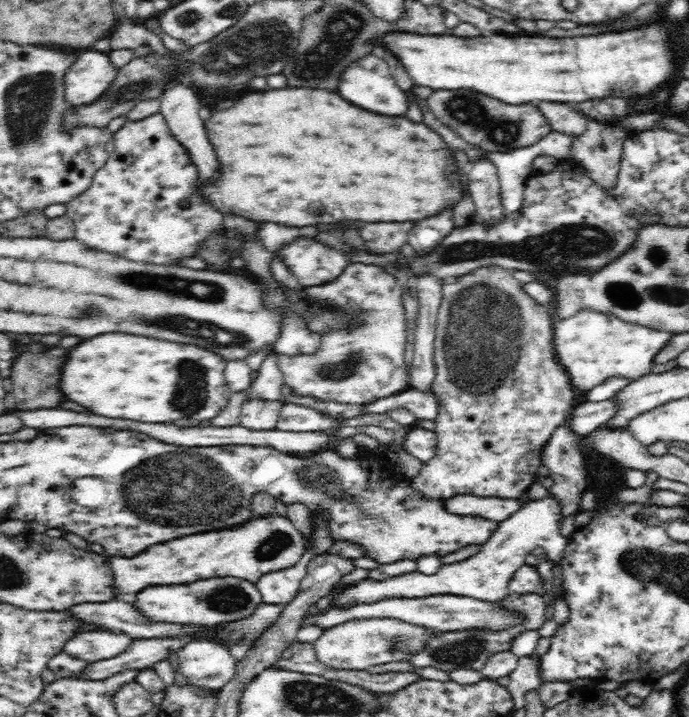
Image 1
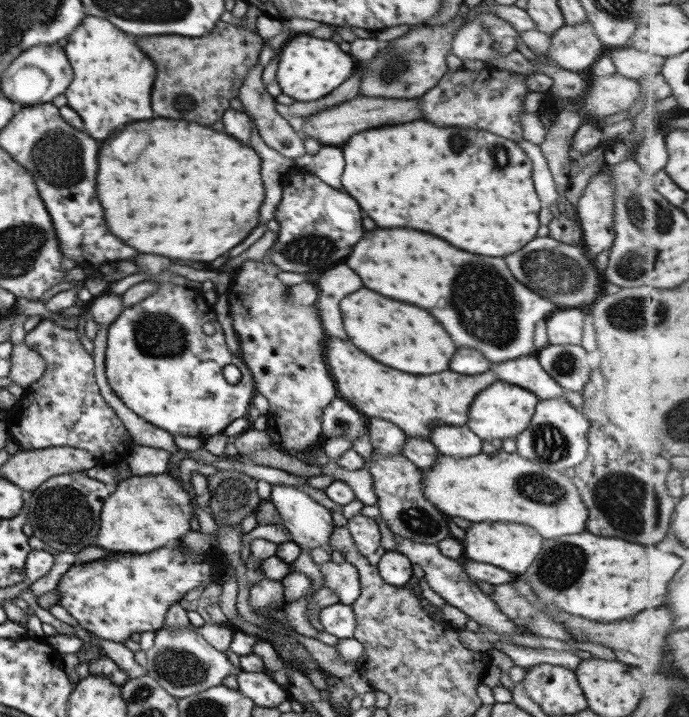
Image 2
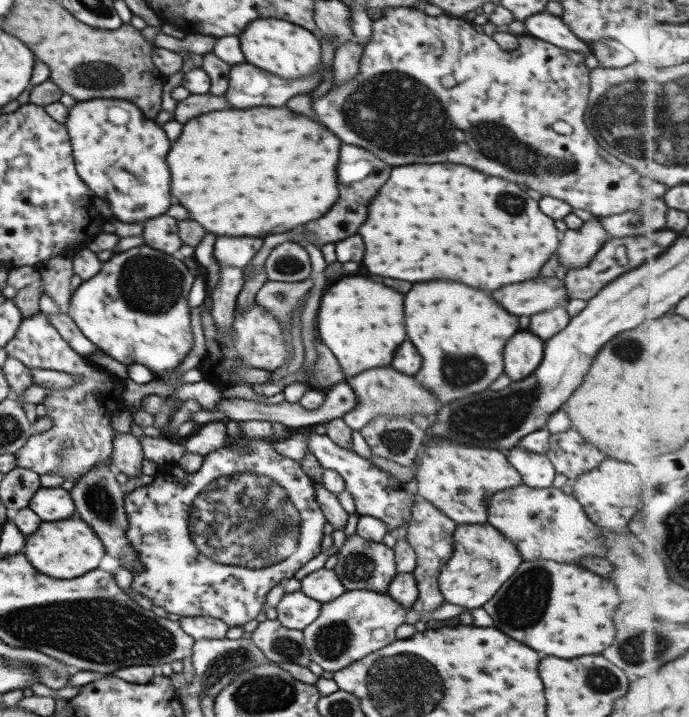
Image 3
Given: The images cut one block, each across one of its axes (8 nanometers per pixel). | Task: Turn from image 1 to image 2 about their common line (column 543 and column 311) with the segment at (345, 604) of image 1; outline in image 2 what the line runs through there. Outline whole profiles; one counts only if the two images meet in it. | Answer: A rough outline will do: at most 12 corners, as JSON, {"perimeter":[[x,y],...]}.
{"perimeter":[[295,486],[268,501],[301,551],[330,553],[331,511]]}

